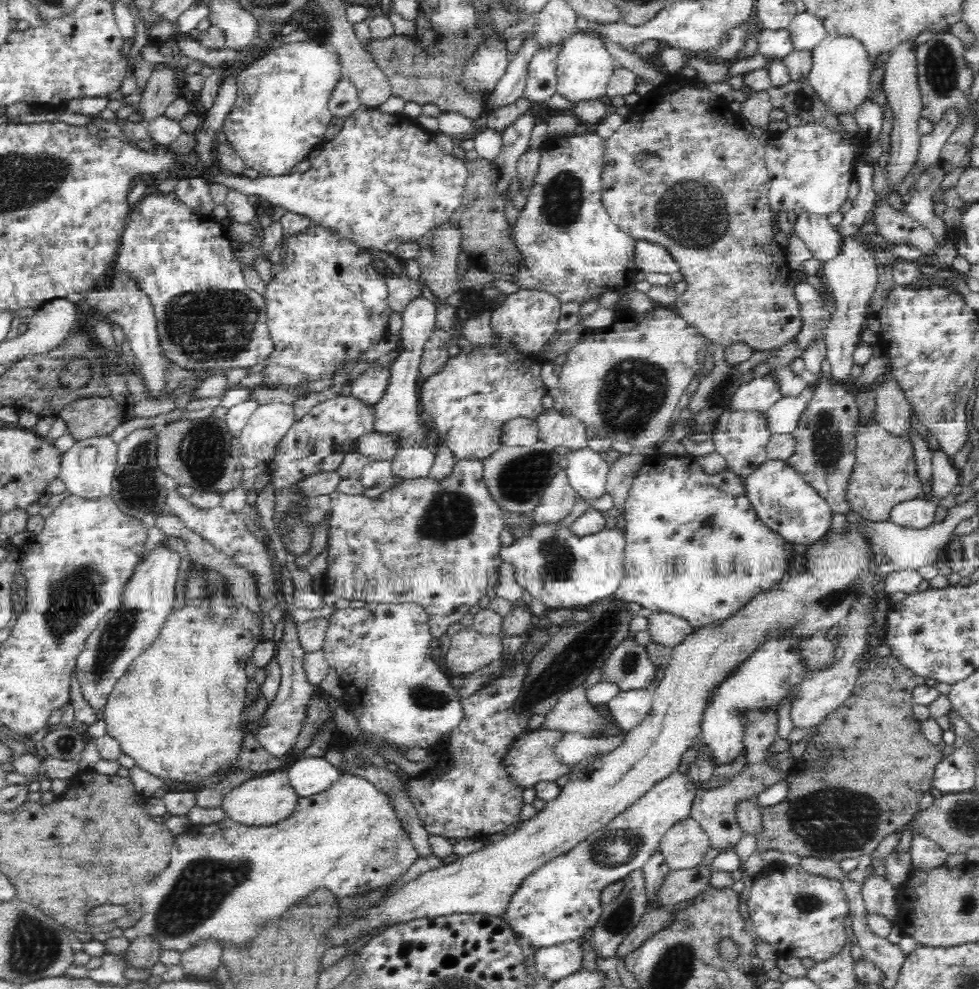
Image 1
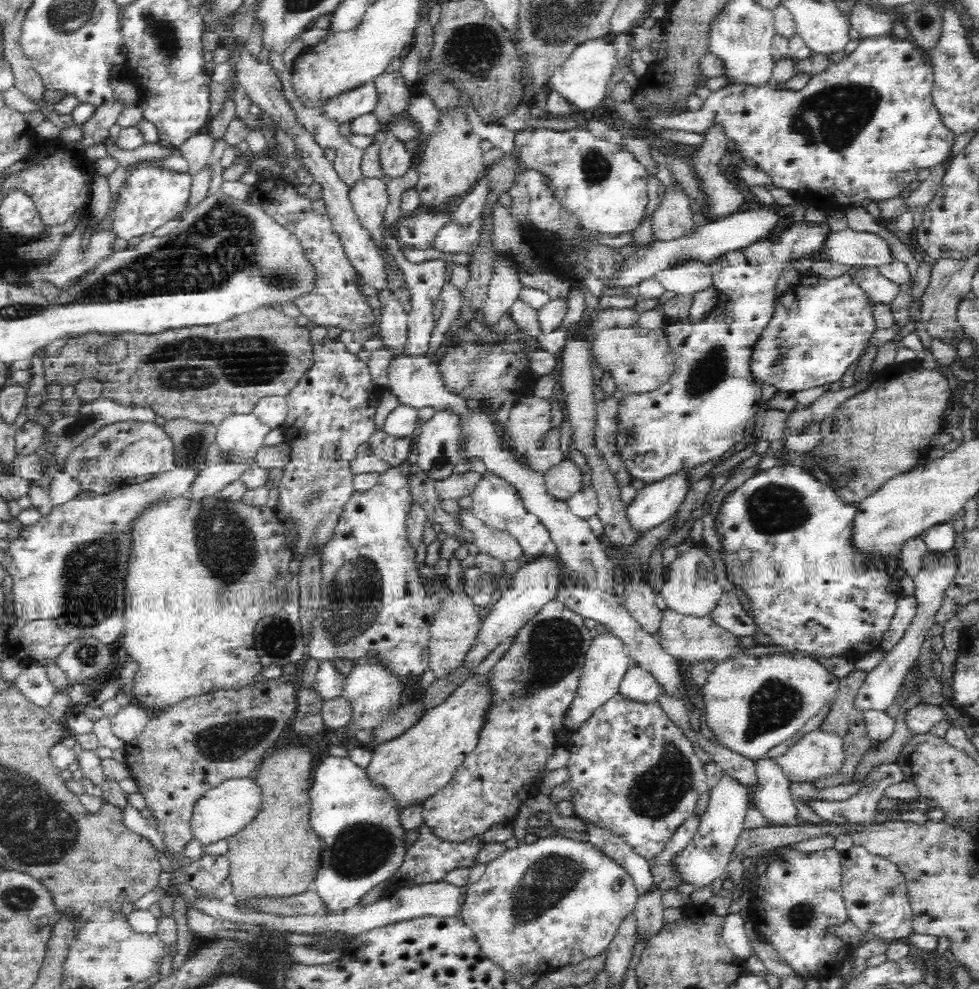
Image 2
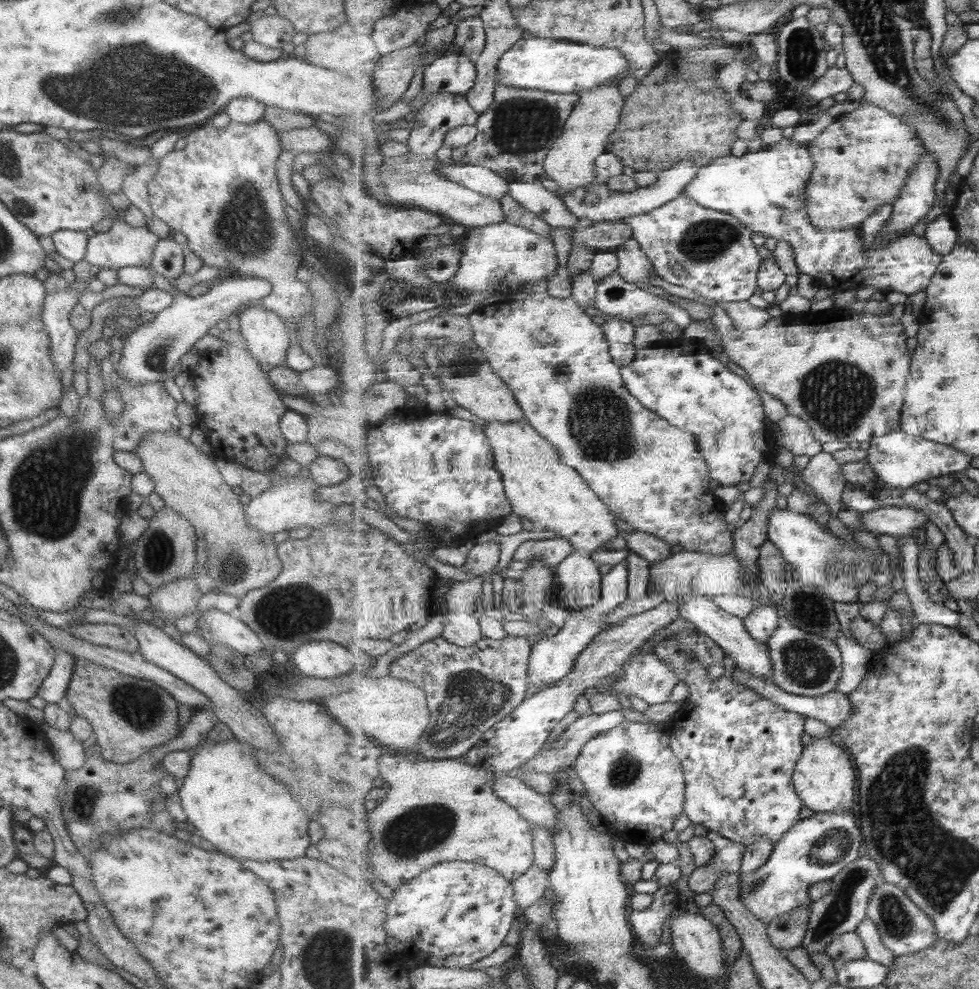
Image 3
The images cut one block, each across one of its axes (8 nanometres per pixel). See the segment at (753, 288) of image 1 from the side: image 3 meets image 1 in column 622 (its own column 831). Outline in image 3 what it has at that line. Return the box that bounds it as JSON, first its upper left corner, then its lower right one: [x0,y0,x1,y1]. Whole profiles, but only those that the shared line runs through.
[804,104,928,231]

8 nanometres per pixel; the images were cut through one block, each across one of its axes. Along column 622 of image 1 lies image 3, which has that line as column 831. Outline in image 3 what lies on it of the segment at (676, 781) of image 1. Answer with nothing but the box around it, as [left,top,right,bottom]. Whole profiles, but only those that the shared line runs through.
[741,811,864,924]

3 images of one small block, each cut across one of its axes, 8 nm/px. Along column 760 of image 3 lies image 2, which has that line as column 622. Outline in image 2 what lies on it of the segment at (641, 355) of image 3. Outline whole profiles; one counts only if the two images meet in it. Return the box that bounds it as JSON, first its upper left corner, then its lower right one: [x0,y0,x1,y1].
[614,222,830,485]

